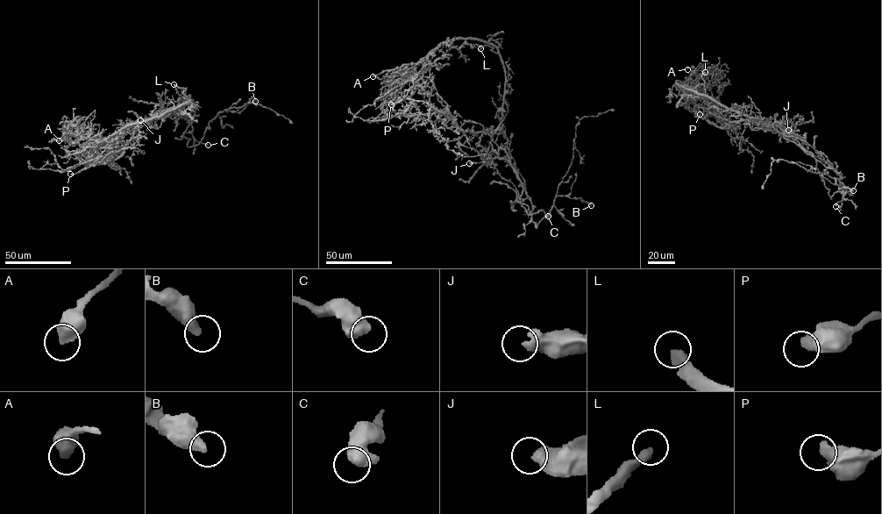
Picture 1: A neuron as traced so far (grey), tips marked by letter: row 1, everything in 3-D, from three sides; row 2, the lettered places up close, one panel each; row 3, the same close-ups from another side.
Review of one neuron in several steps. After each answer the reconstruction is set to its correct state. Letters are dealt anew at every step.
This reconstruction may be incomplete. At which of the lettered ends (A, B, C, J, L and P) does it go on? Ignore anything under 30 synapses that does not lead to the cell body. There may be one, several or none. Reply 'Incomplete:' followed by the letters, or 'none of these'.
Incomplete: L

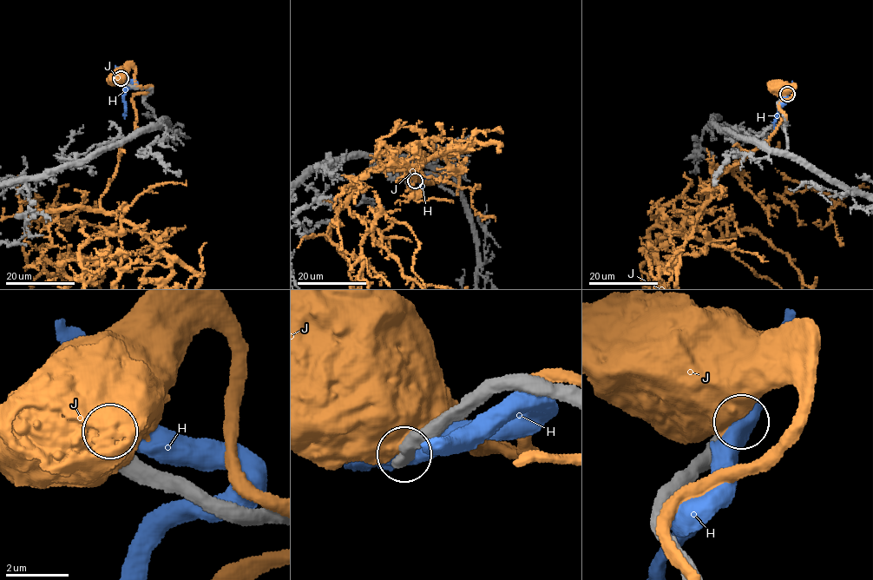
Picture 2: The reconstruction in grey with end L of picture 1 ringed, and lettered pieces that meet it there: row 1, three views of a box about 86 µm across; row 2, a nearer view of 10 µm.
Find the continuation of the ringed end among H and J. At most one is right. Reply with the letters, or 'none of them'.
none of them

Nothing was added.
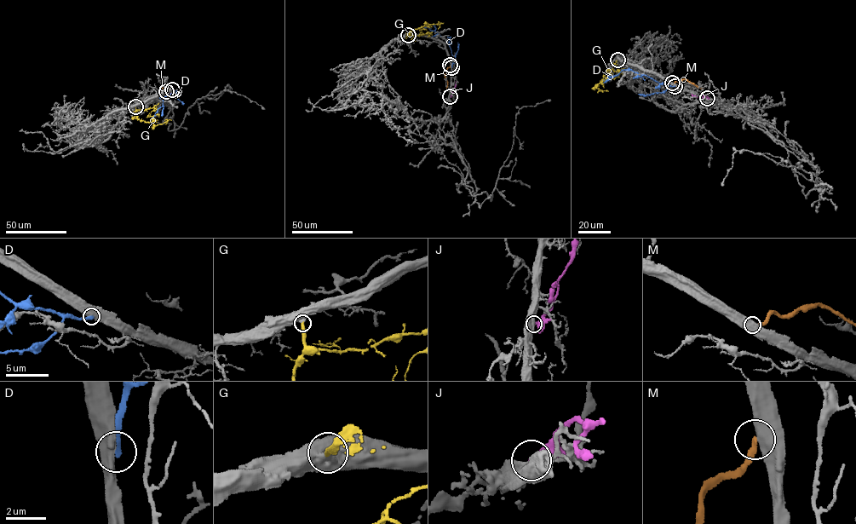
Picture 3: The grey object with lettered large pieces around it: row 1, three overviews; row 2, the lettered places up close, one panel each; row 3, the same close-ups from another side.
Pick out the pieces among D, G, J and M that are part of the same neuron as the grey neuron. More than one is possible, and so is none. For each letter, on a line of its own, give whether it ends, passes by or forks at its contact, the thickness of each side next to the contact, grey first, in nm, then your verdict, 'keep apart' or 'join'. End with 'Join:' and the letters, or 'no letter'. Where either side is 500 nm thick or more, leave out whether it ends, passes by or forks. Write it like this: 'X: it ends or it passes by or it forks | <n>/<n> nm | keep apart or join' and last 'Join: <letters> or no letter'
D: 550/240 nm | keep apart
G: 550/280 nm | join
J: 750/380 nm | keep apart
M: 750/280 nm | keep apart
Join: G

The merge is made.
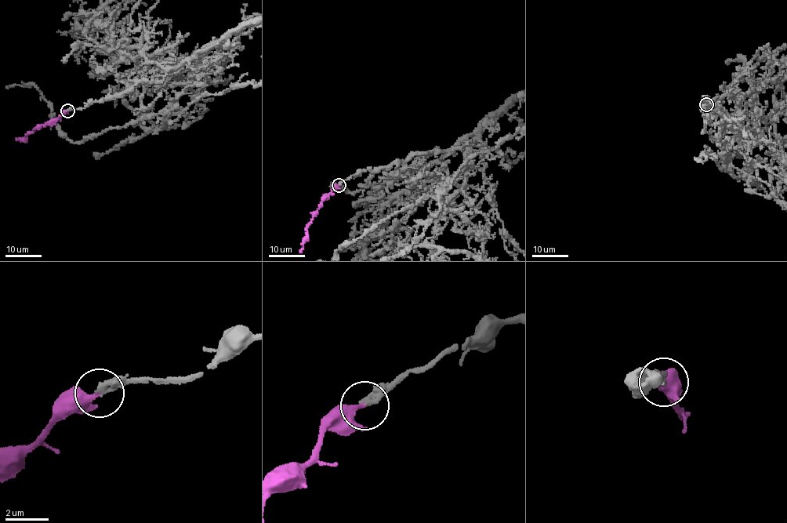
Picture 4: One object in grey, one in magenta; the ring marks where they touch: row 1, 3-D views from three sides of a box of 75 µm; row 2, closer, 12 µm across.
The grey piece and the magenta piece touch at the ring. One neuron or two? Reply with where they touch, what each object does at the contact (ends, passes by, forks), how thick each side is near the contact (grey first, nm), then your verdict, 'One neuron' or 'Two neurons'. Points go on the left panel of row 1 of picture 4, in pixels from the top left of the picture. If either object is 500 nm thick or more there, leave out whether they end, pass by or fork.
Place: (67, 110). At the ring grey ends. At the ring magenta ends. Thickness 320 nm (grey) against 360 nm. One neuron

